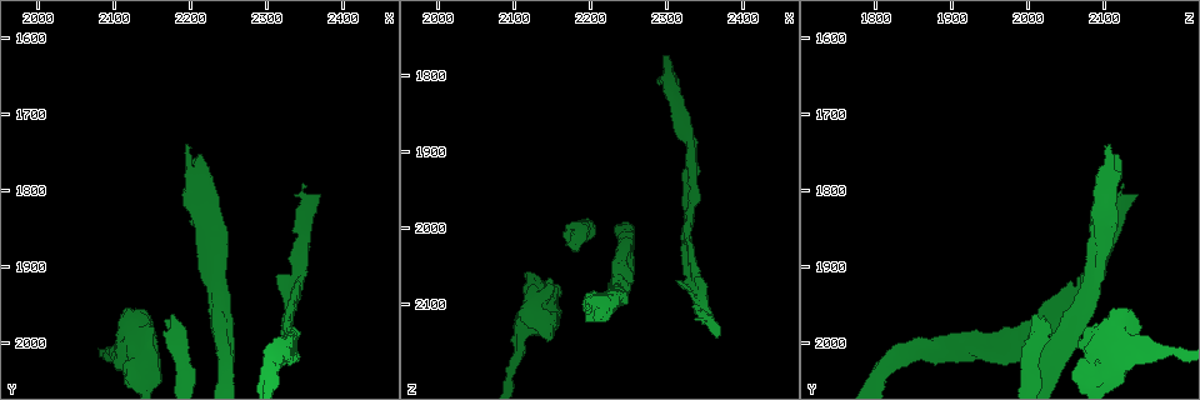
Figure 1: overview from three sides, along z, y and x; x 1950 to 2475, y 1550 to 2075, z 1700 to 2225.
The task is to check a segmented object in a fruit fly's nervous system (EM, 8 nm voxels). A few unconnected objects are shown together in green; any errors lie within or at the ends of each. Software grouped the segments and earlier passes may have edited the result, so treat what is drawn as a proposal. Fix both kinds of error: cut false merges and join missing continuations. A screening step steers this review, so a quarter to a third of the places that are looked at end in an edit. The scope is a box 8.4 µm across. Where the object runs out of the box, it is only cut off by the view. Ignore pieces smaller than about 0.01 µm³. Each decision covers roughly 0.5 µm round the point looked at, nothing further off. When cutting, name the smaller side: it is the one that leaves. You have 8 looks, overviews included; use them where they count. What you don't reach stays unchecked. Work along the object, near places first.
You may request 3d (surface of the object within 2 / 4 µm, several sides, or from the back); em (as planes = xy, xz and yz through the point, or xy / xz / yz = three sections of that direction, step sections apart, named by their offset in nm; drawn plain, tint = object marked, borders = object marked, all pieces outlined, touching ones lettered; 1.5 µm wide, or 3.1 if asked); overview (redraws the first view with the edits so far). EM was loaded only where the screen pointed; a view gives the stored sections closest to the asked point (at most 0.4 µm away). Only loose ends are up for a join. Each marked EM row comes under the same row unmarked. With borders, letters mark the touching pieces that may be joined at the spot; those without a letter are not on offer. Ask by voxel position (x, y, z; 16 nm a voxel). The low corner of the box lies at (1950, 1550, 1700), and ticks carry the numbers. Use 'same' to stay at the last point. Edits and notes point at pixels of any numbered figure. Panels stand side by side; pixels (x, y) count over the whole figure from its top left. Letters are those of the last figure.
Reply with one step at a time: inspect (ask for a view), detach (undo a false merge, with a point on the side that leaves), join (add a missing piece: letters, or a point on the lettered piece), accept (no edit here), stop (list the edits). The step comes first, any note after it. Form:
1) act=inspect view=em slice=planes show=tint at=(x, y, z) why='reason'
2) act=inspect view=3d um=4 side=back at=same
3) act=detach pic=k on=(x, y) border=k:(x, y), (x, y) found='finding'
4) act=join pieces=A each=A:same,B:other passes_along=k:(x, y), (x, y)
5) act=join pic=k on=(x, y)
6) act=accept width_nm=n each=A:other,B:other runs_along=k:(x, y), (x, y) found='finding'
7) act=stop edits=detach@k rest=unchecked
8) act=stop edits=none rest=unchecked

act=inspect view=3d um=4 side=back at=(2145, 1975, 2145) why='free end'

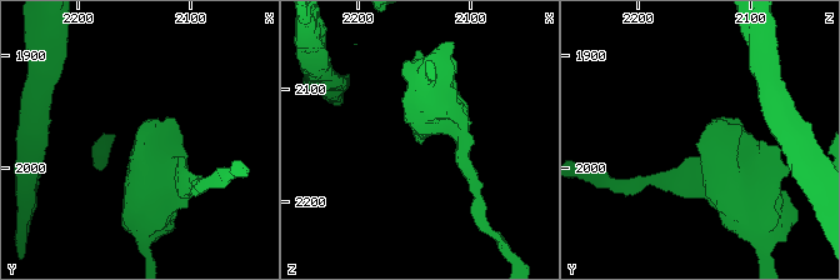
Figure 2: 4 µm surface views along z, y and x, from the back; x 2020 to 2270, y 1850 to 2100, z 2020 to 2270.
act=inspect view=em slice=planes show=borders at=(2144, 1974, 2144)

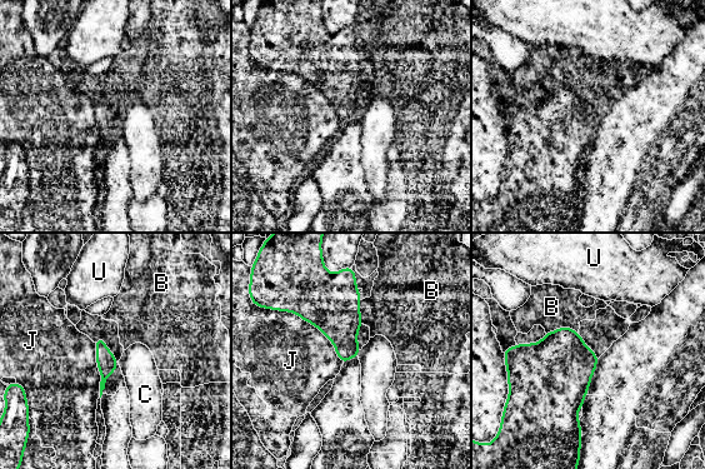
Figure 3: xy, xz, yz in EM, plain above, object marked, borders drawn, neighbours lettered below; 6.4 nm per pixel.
act=accept each=B:other,C:other,J:other,U:other found='no lettered piece goes on from it'

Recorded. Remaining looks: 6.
act=inspect view=em slice=planes show=borders at=(2350, 1790, 2125) why='long arm stops here'

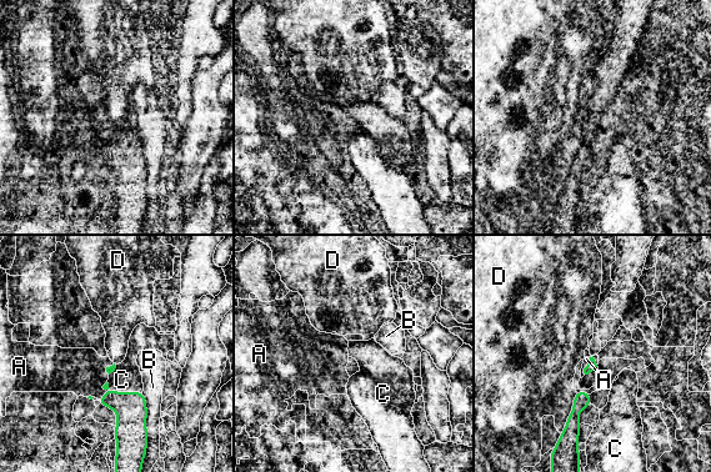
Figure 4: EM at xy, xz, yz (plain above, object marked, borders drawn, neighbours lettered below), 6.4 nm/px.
act=accept each=A:other,B:other,C:other,D:other border=4:(106, 382), (110, 390), (141, 392) found='none of them fits'

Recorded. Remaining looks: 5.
act=inspect view=3d um=2 at=(2335, 1940, 2060) why='arms part here'

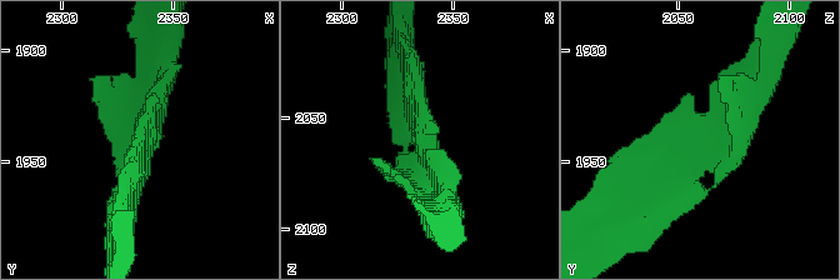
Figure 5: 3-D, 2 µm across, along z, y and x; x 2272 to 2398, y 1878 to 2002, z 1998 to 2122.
act=inspect view=em slice=planes show=borders at=(2335, 1943, 2062)

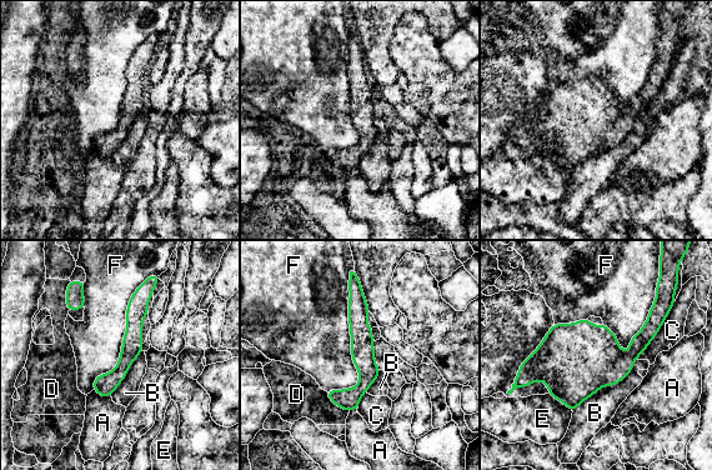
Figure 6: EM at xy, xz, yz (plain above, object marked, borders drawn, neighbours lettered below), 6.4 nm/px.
act=accept each=A:other,B:other,C:other,D:other,E:other,F:other border=6:(350, 274), (359, 383), (326, 391) found='all the same cell'

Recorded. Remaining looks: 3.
act=stop edits=none rest=unchecked

